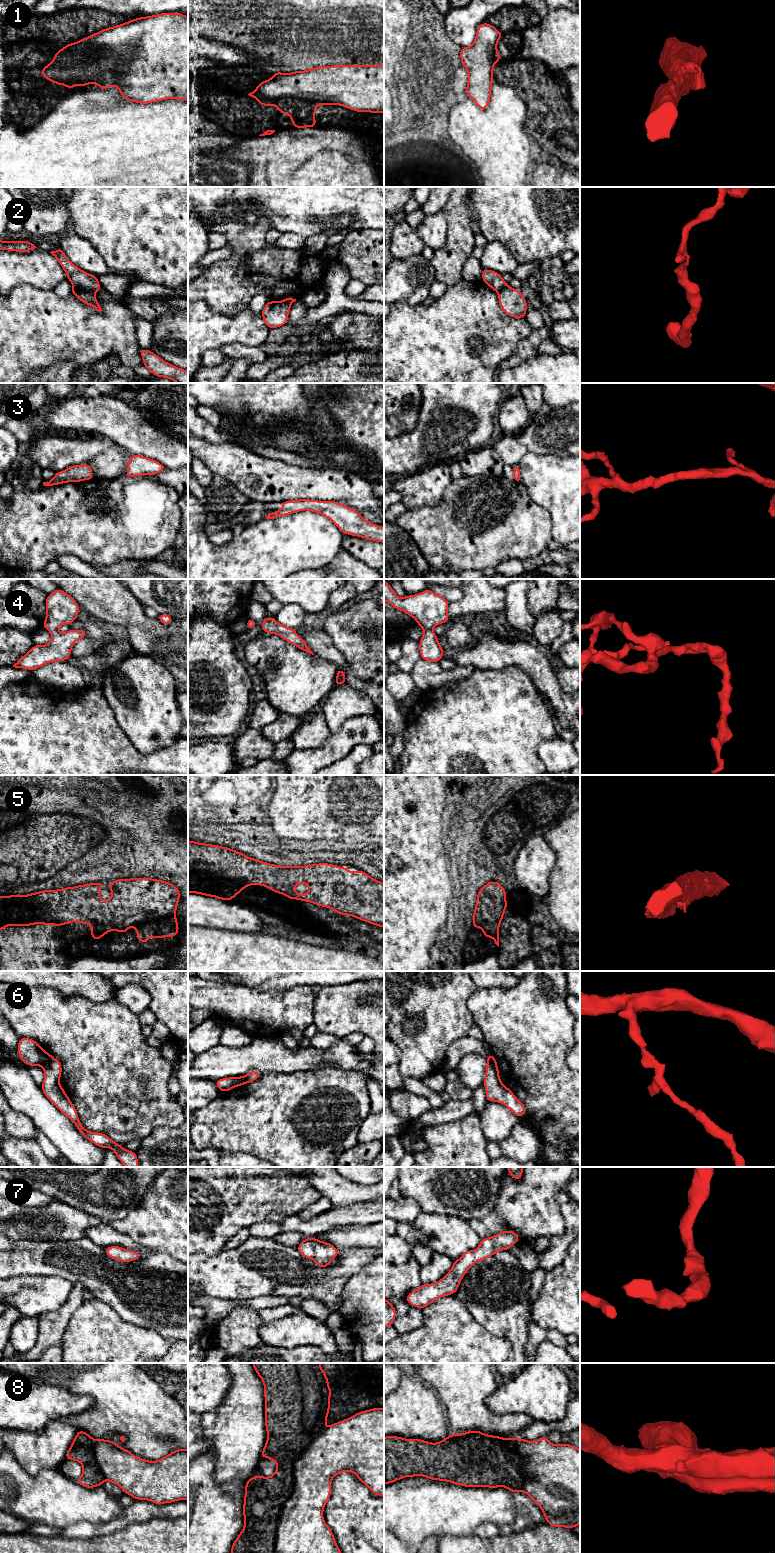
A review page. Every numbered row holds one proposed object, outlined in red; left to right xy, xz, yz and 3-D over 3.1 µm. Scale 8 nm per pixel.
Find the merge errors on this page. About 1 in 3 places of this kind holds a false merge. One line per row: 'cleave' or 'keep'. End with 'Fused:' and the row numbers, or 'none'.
1: cleave
2: cleave
3: keep
4: keep
5: keep
6: cleave
7: keep
8: keep
Fused: 1, 2, 6

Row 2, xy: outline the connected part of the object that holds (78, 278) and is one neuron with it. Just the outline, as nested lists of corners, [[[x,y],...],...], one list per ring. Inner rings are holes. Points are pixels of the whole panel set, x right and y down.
[[[59,246],[56,251],[50,253],[58,260],[73,287],[82,288],[94,293],[101,289],[97,276],[89,274],[75,266]]]

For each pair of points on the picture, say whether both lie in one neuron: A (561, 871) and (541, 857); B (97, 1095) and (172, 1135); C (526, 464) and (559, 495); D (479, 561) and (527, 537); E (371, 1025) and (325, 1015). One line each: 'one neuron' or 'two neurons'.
A: two neurons
B: two neurons
C: one neuron
D: one neuron
E: one neuron

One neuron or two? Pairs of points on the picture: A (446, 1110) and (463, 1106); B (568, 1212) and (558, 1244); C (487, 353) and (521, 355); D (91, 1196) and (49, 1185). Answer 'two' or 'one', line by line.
A: one
B: one
C: two
D: one

